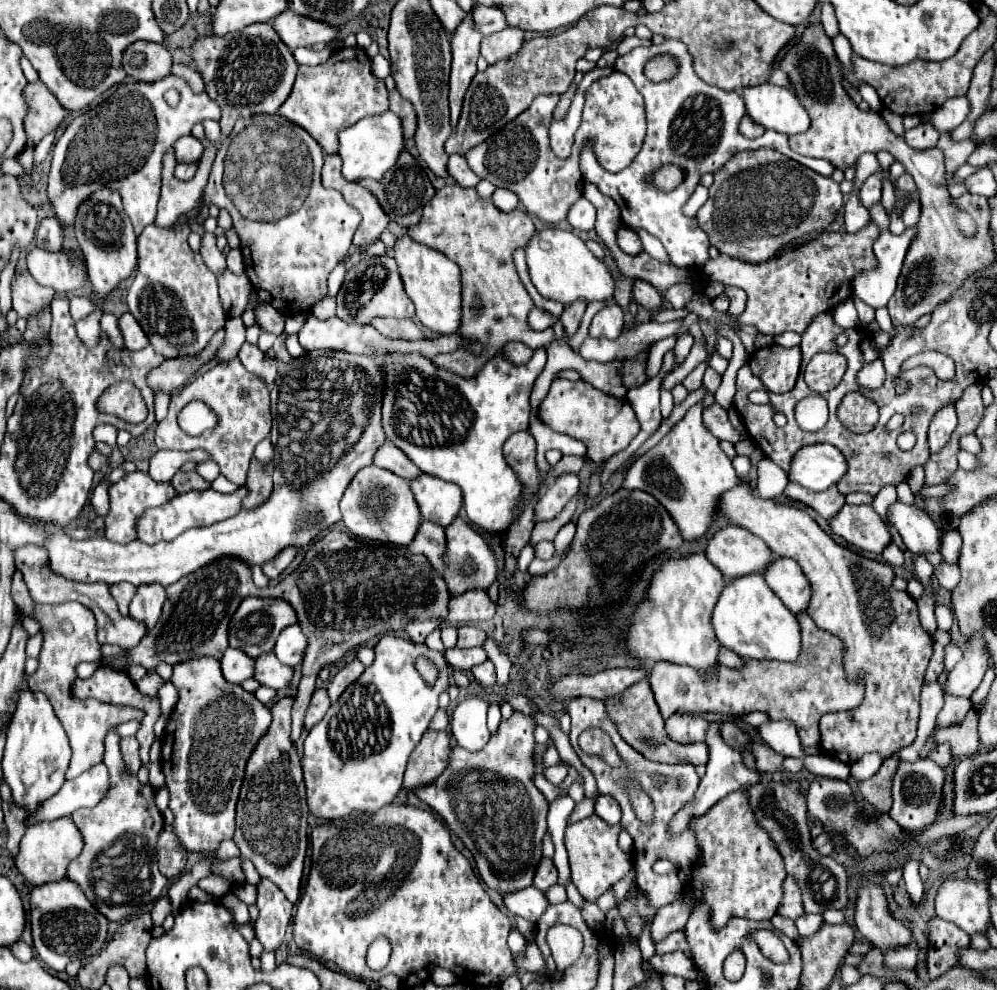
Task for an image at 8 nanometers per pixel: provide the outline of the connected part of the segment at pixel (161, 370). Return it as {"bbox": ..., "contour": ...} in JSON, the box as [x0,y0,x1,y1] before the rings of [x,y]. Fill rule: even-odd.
{"bbox":[147,331,225,393],"contour":[[[217,331],[211,337],[211,343],[207,343],[207,347],[199,355],[163,361],[159,367],[155,367],[147,373],[147,383],[153,387],[153,391],[163,389],[167,393],[173,393],[177,387],[191,381],[203,369],[203,365],[211,363],[217,347],[223,341],[223,335],[225,335],[225,331]]]}

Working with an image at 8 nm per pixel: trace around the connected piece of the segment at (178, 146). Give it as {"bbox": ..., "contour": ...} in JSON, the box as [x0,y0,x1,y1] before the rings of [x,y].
{"bbox":[175,135,203,163],"contour":[[[193,135],[181,137],[175,143],[175,155],[179,163],[197,163],[201,159],[201,153],[203,153],[203,143]]]}

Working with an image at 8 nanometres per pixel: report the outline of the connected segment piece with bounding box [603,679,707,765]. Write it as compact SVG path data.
M647 679L628 687L623 693L605 699L607 715L617 725L619 735L623 741L627 741L633 749L637 749L641 755L645 755L651 761L659 763L691 763L691 765L705 765L707 763L707 743L693 743L693 745L679 745L669 739L665 731L663 717L659 713L657 703L651 703L651 687Z

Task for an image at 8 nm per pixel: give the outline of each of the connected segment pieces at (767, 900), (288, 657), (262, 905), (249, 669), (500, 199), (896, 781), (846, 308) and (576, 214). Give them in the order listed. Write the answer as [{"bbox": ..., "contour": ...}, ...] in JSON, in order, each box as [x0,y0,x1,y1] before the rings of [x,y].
[{"bbox":[693,789,787,927],"contour":[[[747,789],[733,791],[719,805],[693,821],[701,857],[693,871],[693,893],[711,907],[713,927],[725,927],[731,917],[753,921],[771,919],[783,897],[783,881],[787,877],[783,857],[775,843],[751,815],[747,807]]]},{"bbox":[273,625,307,667],"contour":[[[291,625],[291,627],[281,631],[273,653],[279,657],[281,663],[295,667],[295,665],[299,665],[303,661],[305,649],[307,649],[307,639],[305,639],[301,627]]]},{"bbox":[255,879,293,951],"contour":[[[261,879],[257,885],[259,915],[255,921],[257,939],[265,951],[275,951],[281,947],[285,931],[293,919],[293,903],[287,901],[283,891],[275,887],[269,879]]]},{"bbox":[221,647,255,683],"contour":[[[229,647],[221,659],[221,669],[223,669],[223,677],[229,683],[243,683],[245,679],[251,679],[255,673],[255,661],[245,655],[241,649],[233,649]]]},{"bbox":[493,189,519,211],"contour":[[[497,189],[493,193],[493,201],[501,211],[513,211],[519,205],[517,195],[513,191],[507,191],[507,189]]]},{"bbox":[891,759,945,829],"contour":[[[917,759],[915,763],[899,763],[899,769],[893,777],[893,807],[891,817],[903,829],[925,829],[935,823],[943,799],[943,783],[945,783],[945,769],[939,767],[931,759]]]},{"bbox":[835,299,859,329],"contour":[[[845,299],[845,303],[839,303],[839,307],[835,307],[835,323],[843,329],[853,329],[855,325],[859,325],[855,305],[851,303],[851,299]]]},{"bbox":[567,197,595,231],"contour":[[[579,197],[577,203],[573,203],[567,221],[579,229],[579,231],[591,231],[595,225],[595,207],[591,201],[587,201],[585,197]]]}]

